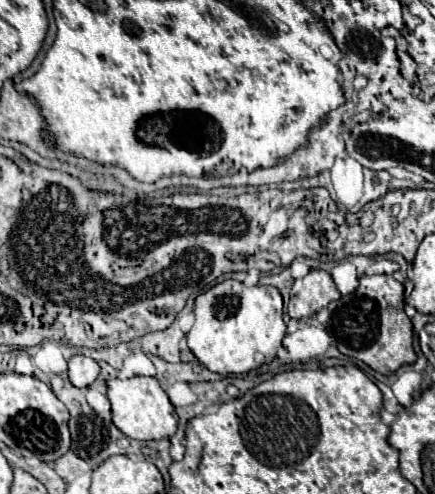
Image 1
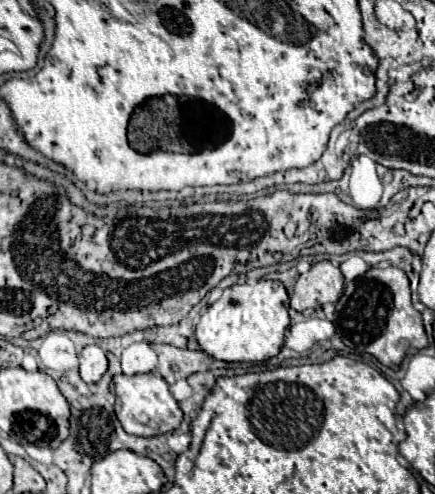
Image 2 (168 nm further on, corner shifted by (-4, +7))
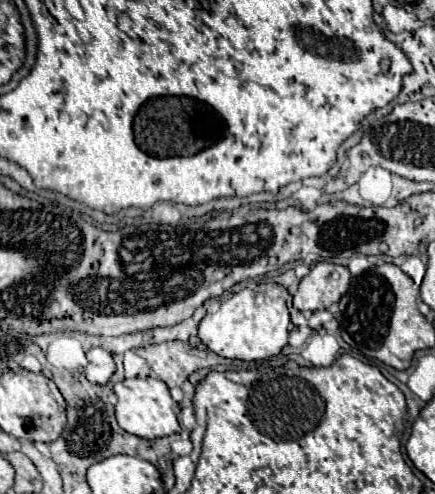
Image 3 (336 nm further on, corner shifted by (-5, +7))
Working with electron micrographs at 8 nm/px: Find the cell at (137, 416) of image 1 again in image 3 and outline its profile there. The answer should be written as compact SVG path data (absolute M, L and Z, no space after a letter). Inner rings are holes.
M153 378L123 380L113 386L113 392L117 396L117 404L115 404L117 422L129 434L153 440L153 438L163 438L181 430L179 404L169 396L169 388L161 380L153 380Z

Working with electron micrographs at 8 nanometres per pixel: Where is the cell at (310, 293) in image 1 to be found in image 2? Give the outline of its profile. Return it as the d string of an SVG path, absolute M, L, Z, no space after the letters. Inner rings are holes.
M316 262L306 274L294 284L294 296L290 298L290 306L298 312L306 308L318 308L326 302L336 302L344 288L344 276L338 266L330 262Z

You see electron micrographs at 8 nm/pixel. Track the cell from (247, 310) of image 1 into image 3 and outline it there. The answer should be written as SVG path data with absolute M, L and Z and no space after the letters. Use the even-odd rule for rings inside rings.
M257 284L253 290L243 288L229 296L221 308L213 314L207 314L199 322L199 338L201 342L223 358L237 360L265 360L275 356L287 344L289 334L289 310L287 310L289 292L275 284Z

